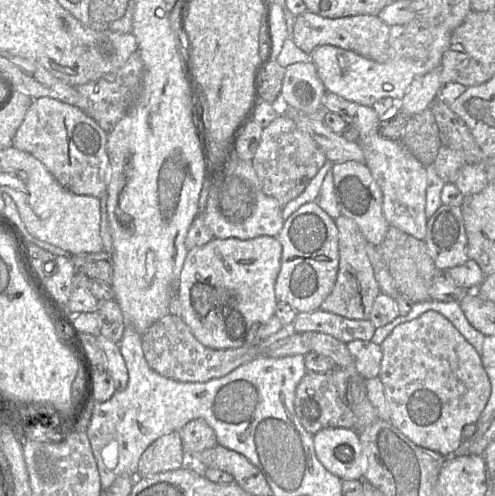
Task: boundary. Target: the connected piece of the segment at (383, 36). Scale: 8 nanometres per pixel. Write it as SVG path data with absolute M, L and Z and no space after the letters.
M307 10L295 17L293 27L295 45L307 54L310 54L317 46L328 44L353 51L379 63L386 62L389 59L392 37L393 29L377 15L355 15L331 19Z

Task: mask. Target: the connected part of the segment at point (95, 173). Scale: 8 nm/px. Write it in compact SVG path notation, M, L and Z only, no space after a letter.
M40 97L34 99L28 109L13 146L37 158L70 192L100 198L111 178L107 137L108 133L79 108L54 98Z

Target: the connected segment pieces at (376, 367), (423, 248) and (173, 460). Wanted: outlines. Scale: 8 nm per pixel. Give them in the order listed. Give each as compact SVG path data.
M353 340L347 343L357 372L364 379L377 377L380 373L380 366L382 360L382 348L380 345L374 343L372 340Z
M390 226L378 248L399 294L406 295L414 303L431 299L429 288L433 278L440 271L437 269L424 240L419 240L399 228Z
M172 432L159 437L142 454L137 478L177 470L187 465L180 432Z

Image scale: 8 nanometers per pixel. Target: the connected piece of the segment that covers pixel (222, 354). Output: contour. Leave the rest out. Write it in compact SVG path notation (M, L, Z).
M173 314L155 321L141 335L141 345L144 357L151 369L176 381L194 383L223 377L237 367L260 357L281 358L297 354L306 355L311 352L307 337L297 332L275 343L264 341L239 348L209 348L197 340L181 316Z

